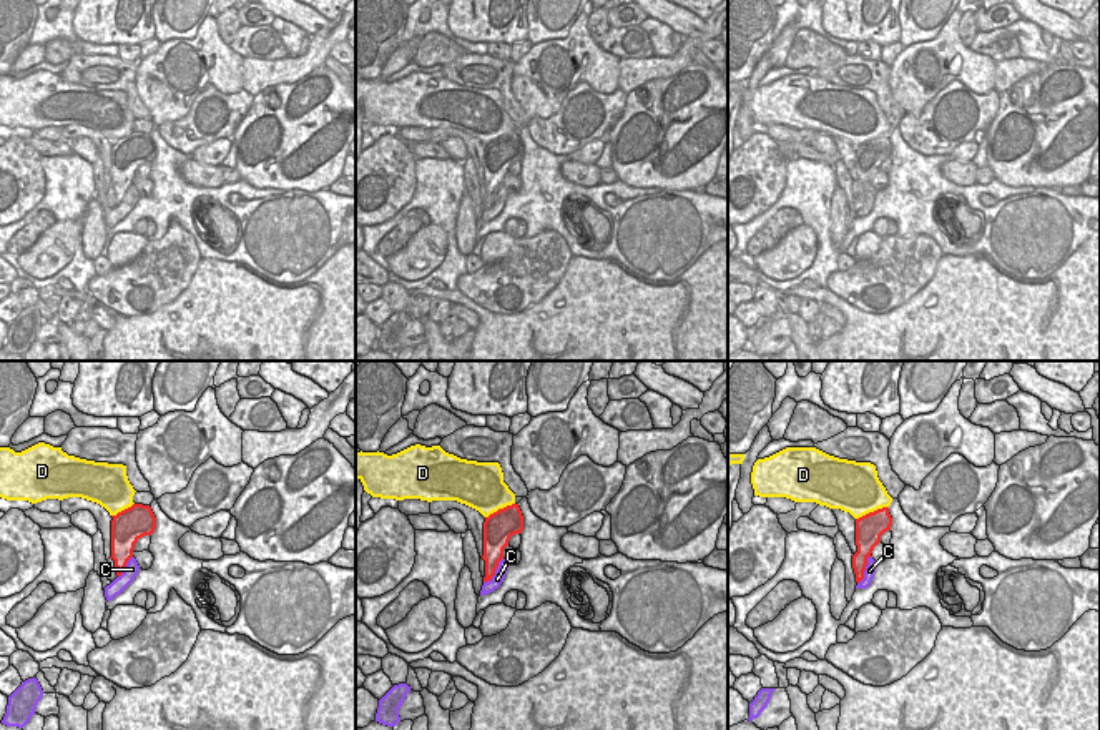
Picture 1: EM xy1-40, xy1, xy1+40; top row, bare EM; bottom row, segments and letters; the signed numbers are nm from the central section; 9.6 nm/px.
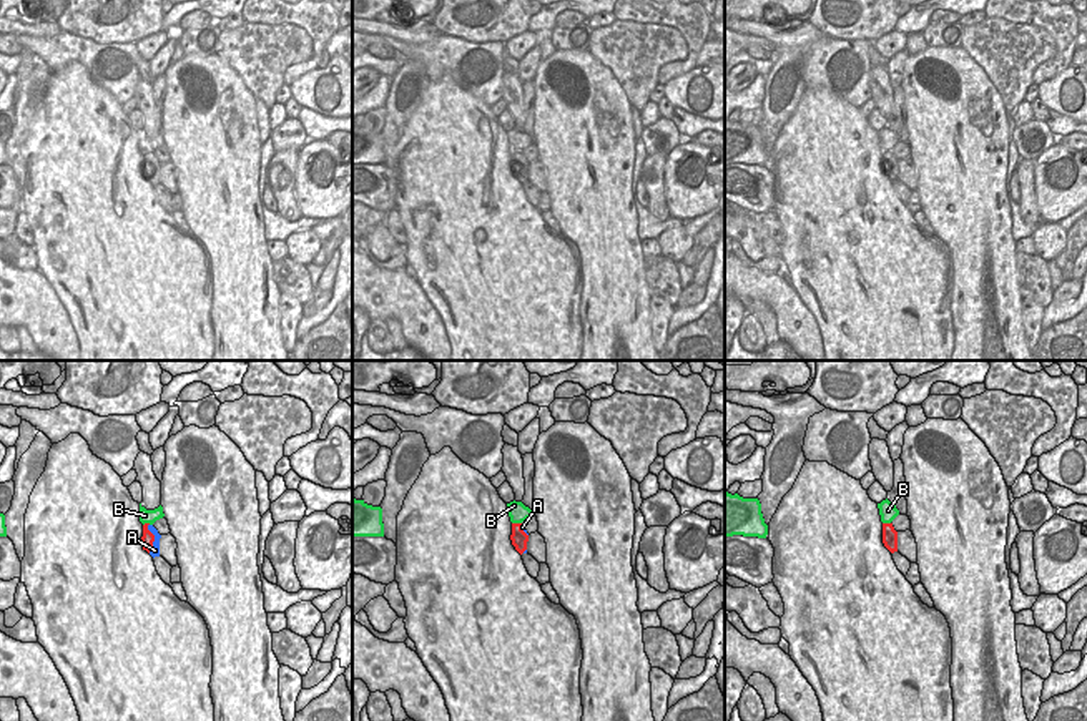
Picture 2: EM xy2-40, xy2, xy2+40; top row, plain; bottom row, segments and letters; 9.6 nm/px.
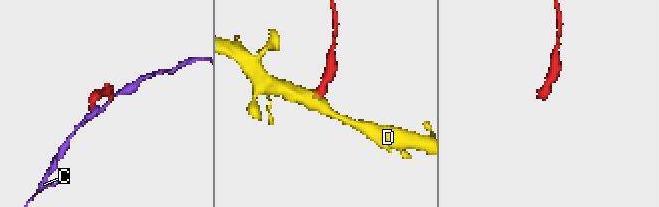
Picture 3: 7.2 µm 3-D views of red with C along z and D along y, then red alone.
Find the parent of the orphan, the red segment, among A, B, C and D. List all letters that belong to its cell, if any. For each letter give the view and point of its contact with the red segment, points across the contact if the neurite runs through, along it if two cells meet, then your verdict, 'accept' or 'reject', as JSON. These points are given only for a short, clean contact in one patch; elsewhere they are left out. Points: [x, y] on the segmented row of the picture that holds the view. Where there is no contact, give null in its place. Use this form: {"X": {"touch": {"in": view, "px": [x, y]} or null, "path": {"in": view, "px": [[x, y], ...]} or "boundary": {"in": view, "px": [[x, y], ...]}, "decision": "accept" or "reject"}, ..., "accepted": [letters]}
{"A": {"touch": {"in": "xy2-40", "px": [153, 539]}, "path": {"in": "xy2-40", "px": [[147, 540], [153, 539], [155, 550]]}, "decision": "accept"}, "B": {"touch": {"in": "xy2", "px": [517, 524]}, "decision": "reject"}, "C": {"touch": {"in": "xy1+40", "px": [864, 569]}, "boundary": {"in": "xy1+40", "px": [[871, 556], [864, 577], [858, 584]]}, "decision": "reject"}, "D": {"touch": {"in": "xy1+40", "px": [871, 512]}, "decision": "reject"}, "accepted": ["A"]}

